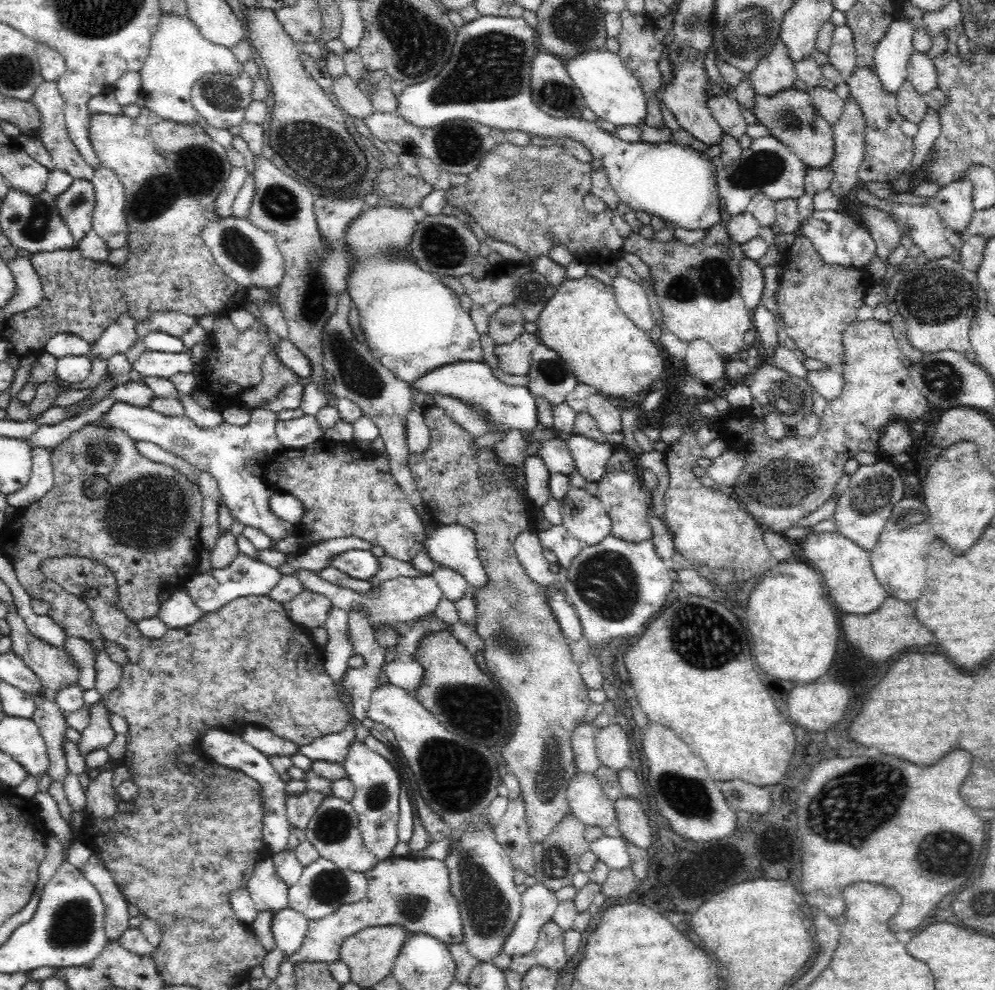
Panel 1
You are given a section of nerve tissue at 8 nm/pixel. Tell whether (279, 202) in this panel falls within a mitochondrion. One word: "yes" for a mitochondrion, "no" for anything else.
yes

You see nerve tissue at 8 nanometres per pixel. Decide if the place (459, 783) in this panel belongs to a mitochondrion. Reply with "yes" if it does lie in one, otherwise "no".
yes

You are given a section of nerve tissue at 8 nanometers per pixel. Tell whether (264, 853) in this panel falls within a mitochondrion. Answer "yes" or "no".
no

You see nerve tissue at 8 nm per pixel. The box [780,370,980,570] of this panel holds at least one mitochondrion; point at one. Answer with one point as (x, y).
(872, 496)

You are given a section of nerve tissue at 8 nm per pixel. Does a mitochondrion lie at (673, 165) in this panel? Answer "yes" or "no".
no

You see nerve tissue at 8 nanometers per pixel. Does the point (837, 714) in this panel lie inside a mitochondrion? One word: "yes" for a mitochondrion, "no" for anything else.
no

